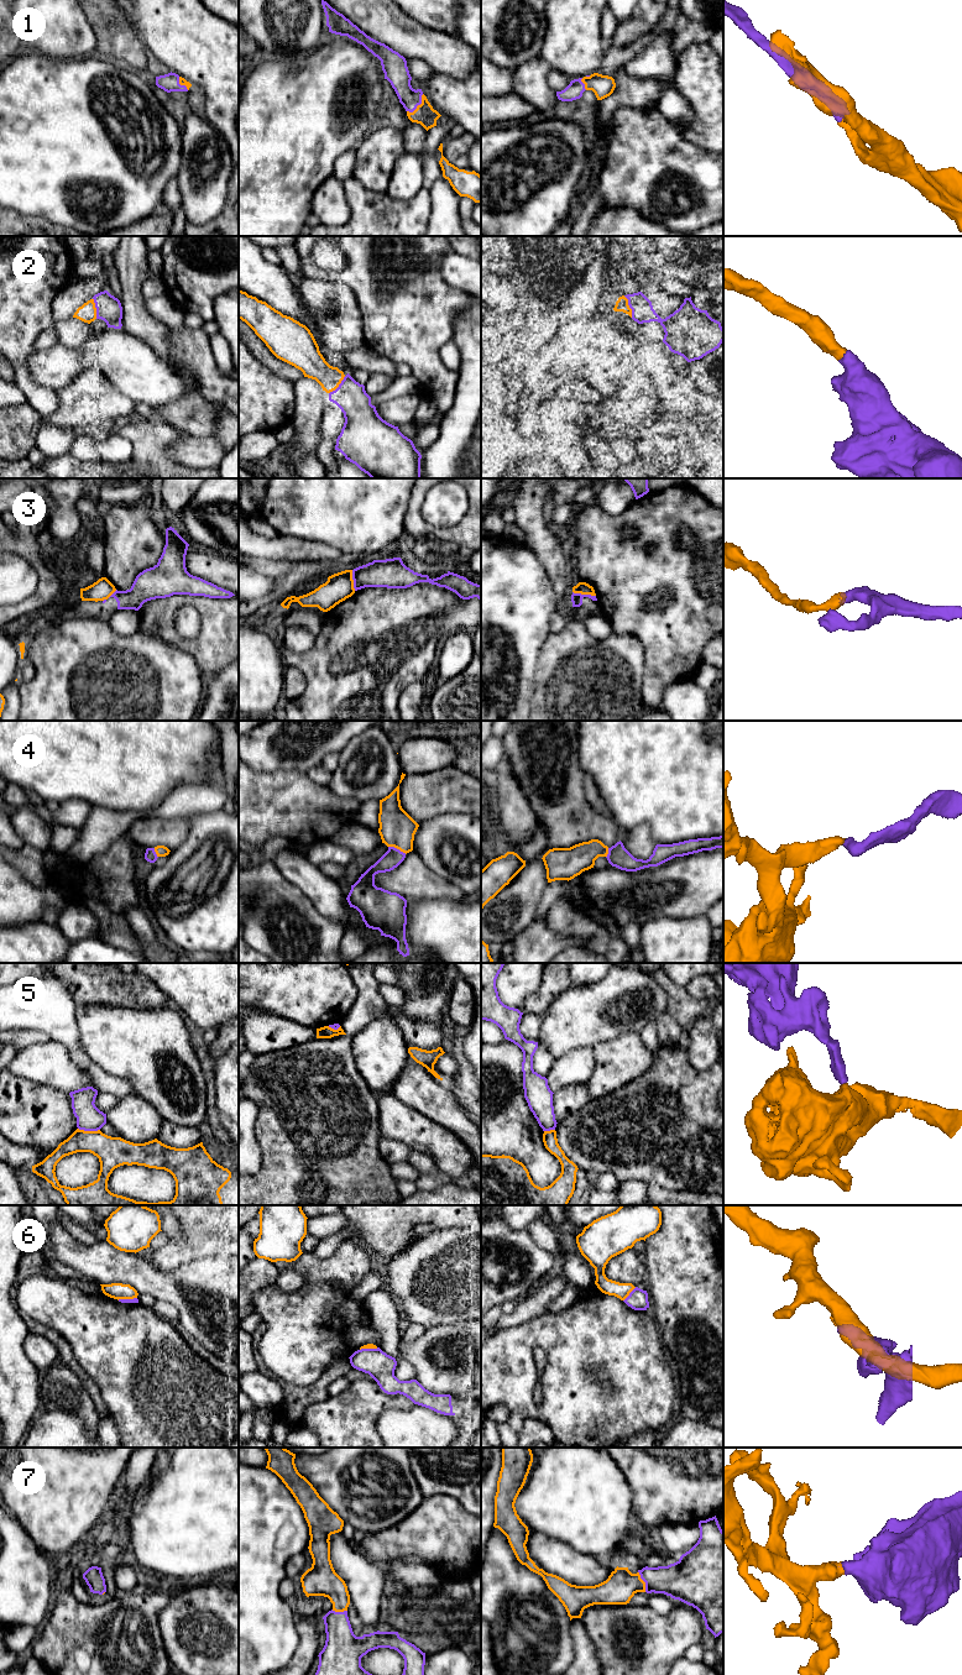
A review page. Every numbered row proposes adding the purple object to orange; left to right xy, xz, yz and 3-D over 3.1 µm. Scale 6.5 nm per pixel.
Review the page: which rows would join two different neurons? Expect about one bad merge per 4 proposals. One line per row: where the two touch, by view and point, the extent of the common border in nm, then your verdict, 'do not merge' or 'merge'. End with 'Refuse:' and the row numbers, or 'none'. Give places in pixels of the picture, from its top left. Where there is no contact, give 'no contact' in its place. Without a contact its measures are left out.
1: xz (418, 105) | 160 nm | merge
2: yz (628, 307) | 160 nm | merge
3: yz (584, 593) | 160 nm | do not merge
4: xz (397, 848) | 130 nm | merge
5: xy (89, 1131) | 140 nm | do not merge
6: yz (628, 1294) | 130 nm | do not merge
7: yz (643, 1581) | 140 nm | merge
Refuse: 3, 5, 6

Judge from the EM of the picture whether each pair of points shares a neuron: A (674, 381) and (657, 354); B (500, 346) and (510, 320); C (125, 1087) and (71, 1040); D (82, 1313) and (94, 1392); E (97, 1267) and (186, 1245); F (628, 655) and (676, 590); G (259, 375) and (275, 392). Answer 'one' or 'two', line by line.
A: one
B: one
C: one
D: two
E: two
F: two
G: one

